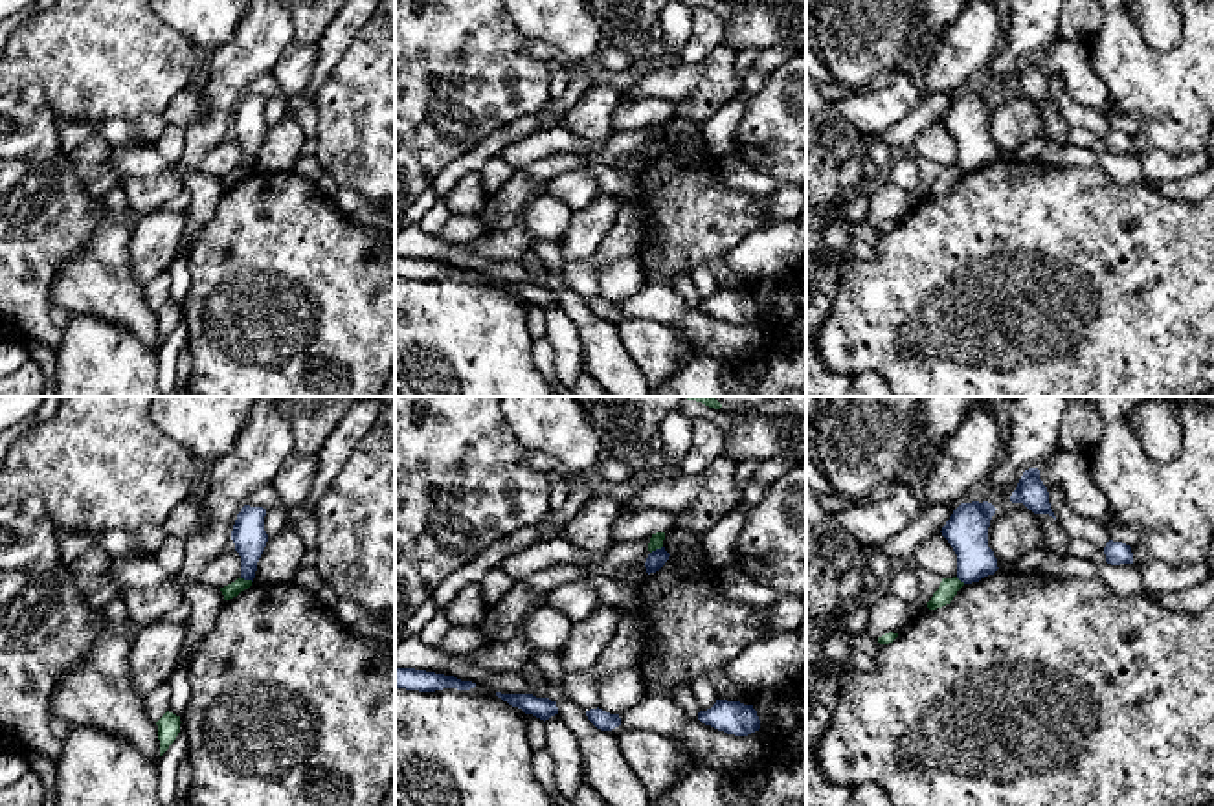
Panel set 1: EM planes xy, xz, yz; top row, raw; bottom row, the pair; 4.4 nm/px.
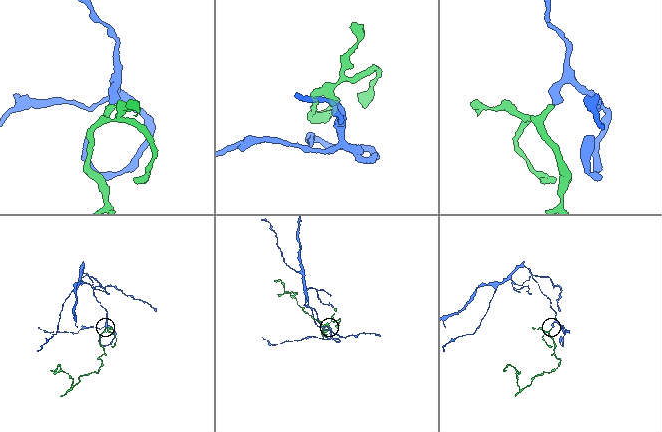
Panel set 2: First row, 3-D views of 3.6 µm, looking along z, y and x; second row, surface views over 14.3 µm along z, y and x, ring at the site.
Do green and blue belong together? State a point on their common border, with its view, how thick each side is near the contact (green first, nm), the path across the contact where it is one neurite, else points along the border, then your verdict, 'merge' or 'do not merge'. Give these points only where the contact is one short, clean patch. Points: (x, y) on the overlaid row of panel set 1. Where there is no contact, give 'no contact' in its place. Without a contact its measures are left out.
meets green in xz at (656, 548); 60 nm thick on the green side, 80 nm on the other; border along xz (662, 546), (651, 553); do not merge

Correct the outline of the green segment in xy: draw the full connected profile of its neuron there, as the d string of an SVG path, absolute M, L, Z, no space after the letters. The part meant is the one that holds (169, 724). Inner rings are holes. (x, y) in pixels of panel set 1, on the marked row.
M165 712L158 722L160 756L169 749L180 733L180 716Z

